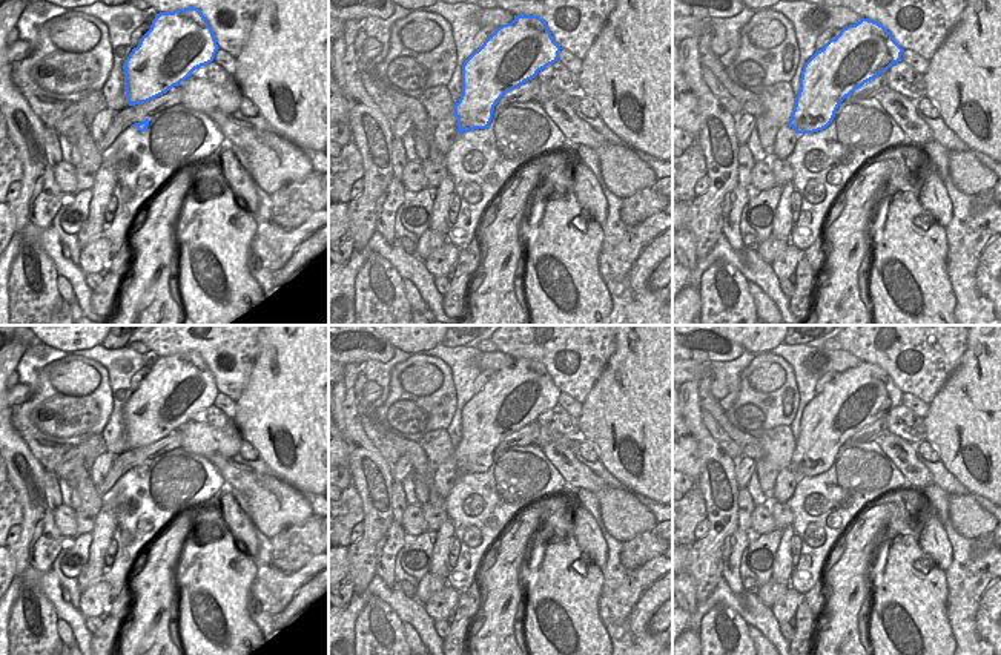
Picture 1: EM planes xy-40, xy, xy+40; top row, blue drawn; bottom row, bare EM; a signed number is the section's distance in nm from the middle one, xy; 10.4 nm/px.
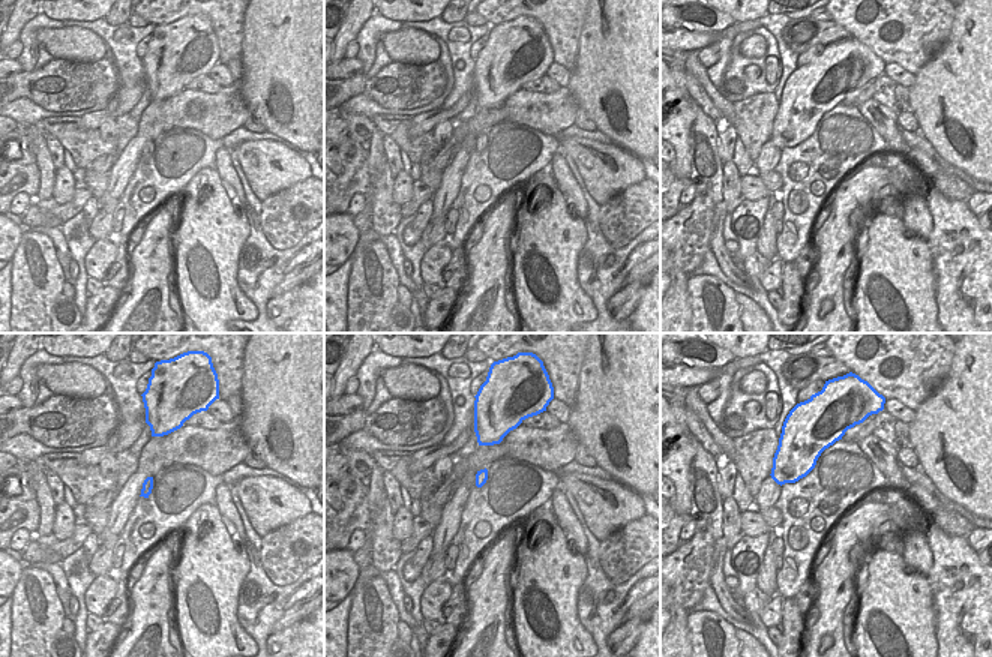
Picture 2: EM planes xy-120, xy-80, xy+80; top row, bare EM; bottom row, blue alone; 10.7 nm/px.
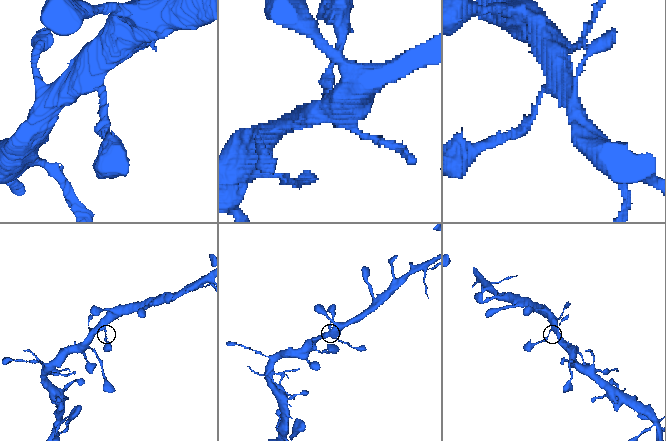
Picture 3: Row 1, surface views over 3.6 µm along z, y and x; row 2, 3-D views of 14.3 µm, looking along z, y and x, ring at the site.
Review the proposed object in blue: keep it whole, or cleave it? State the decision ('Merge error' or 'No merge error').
No merge error.

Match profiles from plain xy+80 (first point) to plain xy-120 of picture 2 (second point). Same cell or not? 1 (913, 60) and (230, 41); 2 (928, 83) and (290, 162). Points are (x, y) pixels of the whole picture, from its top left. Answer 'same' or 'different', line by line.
1: same
2: different

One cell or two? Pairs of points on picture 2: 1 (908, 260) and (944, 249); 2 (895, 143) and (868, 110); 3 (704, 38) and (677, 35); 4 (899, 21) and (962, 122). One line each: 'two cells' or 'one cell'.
1: two cells
2: one cell
3: one cell
4: two cells

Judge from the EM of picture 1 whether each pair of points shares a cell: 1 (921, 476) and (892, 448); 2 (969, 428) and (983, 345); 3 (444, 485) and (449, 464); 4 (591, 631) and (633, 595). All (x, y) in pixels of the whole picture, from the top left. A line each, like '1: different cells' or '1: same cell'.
1: same cell
2: same cell
3: same cell
4: different cells

